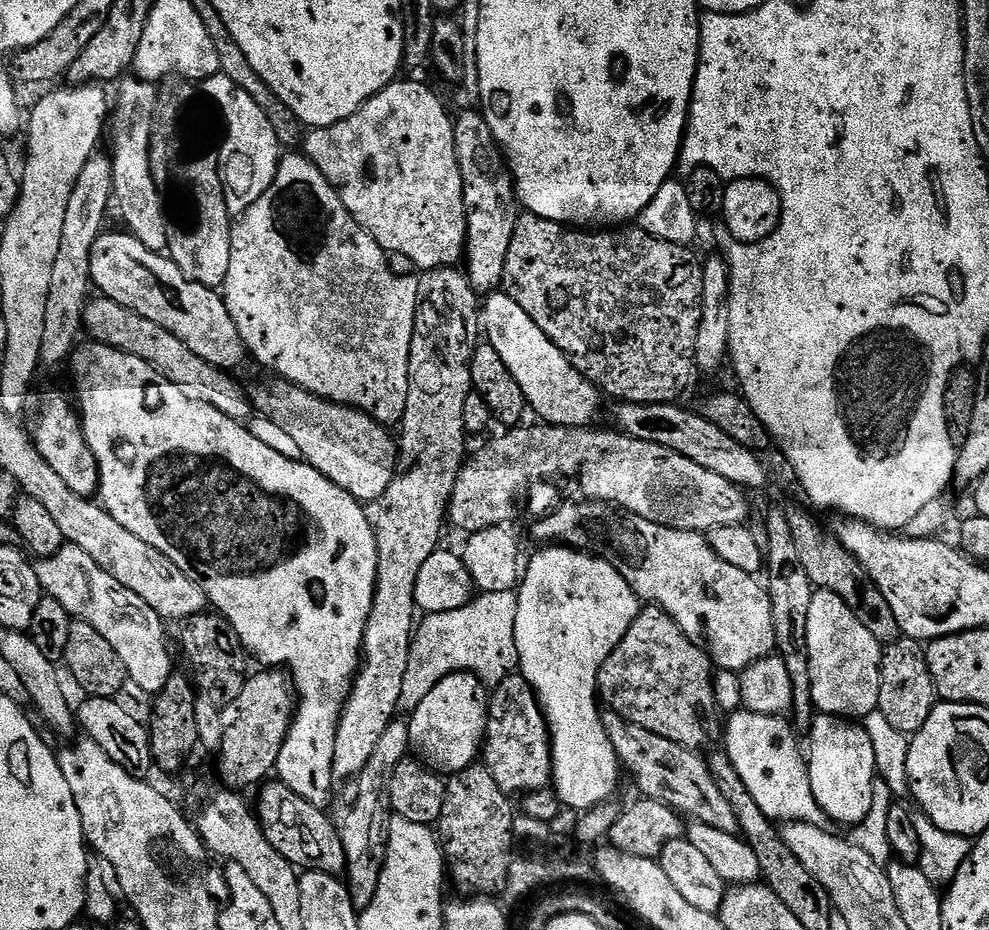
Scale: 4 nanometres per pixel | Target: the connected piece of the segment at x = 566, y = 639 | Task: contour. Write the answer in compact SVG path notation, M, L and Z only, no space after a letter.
M567 546L541 548L544 549L529 564L527 561L518 585L517 622L514 623L520 659L518 672L535 690L552 736L551 787L565 809L587 810L611 801L620 784L622 765L600 721L602 708L598 703L598 681L606 658L610 658L618 642L626 638L626 630L630 630L642 604L626 578L622 578L616 567L603 556Z

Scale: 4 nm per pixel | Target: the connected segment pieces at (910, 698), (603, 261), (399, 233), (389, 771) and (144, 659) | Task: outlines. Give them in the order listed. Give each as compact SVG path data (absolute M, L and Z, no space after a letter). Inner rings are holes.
M901 638L887 645L880 658L880 706L894 729L914 734L926 726L926 718L938 703L934 678L928 669L928 653L925 645L918 640Z
M522 214L514 226L514 238L510 238L510 250L505 258L503 291L507 292L538 326L568 355L572 365L582 373L590 383L596 385L605 397L613 396L613 401L625 404L671 404L679 401L680 395L692 384L692 372L697 371L696 343L698 342L698 326L702 322L702 270L701 257L692 253L691 247L674 242L662 242L662 238L654 238L646 234L638 226L616 226L611 230L581 230L576 226L559 224L541 216Z
M404 79L386 85L340 124L311 129L303 137L302 152L336 185L346 210L379 242L385 253L405 256L420 270L456 266L465 255L468 216L462 171L455 153L454 120L426 85Z
M397 718L393 720L390 726L386 726L386 734L378 738L378 746L374 750L374 755L370 757L370 762L362 766L359 776L354 781L356 787L356 797L352 800L352 809L344 816L344 821L339 821L340 837L346 850L346 883L348 893L352 899L352 905L357 910L362 910L374 902L374 894L378 894L378 878L382 878L382 870L386 862L388 853L388 843L390 842L390 822L393 818L392 799L390 798L390 782L394 778L396 768L409 755L410 752L410 734L408 733L408 720Z
M65 543L58 554L37 559L35 566L43 591L62 602L76 620L92 624L94 630L118 650L118 658L122 658L133 685L136 683L149 694L160 692L166 686L174 671L172 656L168 653L168 636L164 633L166 621L153 608L146 606L134 590L126 590L126 586L102 570L86 550L69 543Z

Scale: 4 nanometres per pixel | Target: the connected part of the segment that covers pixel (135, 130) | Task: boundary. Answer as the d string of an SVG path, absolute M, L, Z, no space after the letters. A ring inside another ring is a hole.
M135 74L125 75L118 87L120 89L116 96L114 92L114 119L110 124L111 131L112 128L116 131L110 151L113 166L112 195L117 201L120 199L120 216L128 223L125 224L127 231L136 236L142 246L163 253L167 249L170 233L168 220L164 217L164 204L160 201L162 192L156 187L150 164L151 134L160 89L153 81L142 80Z

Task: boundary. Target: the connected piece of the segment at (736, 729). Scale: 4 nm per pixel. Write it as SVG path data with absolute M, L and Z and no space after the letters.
M741 710L731 713L726 720L726 732L728 728L728 745L726 751L728 757L738 761L740 777L746 786L752 789L754 798L758 806L770 817L773 822L791 822L800 820L803 824L820 824L825 819L825 814L820 809L818 802L815 801L814 793L810 786L810 774L806 763L805 753L800 752L796 745L797 733L793 725L784 716L767 716Z

